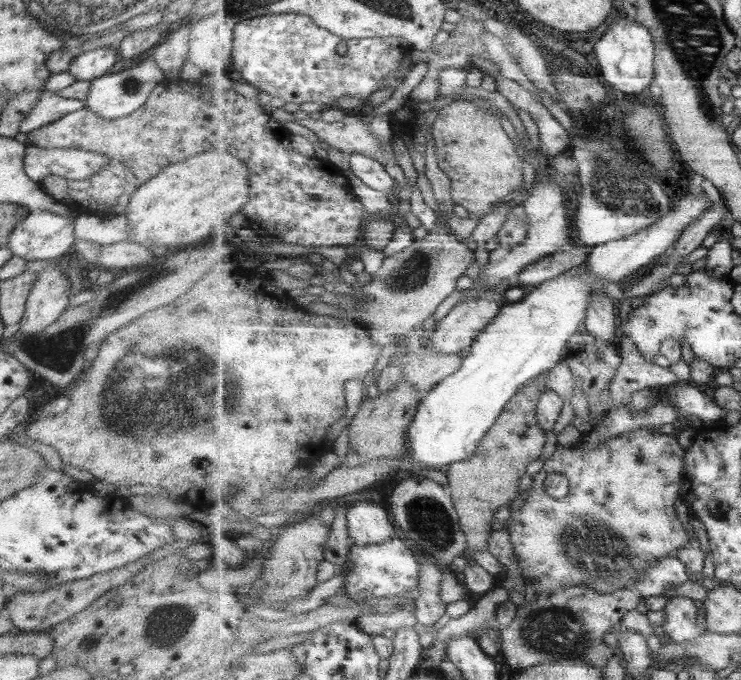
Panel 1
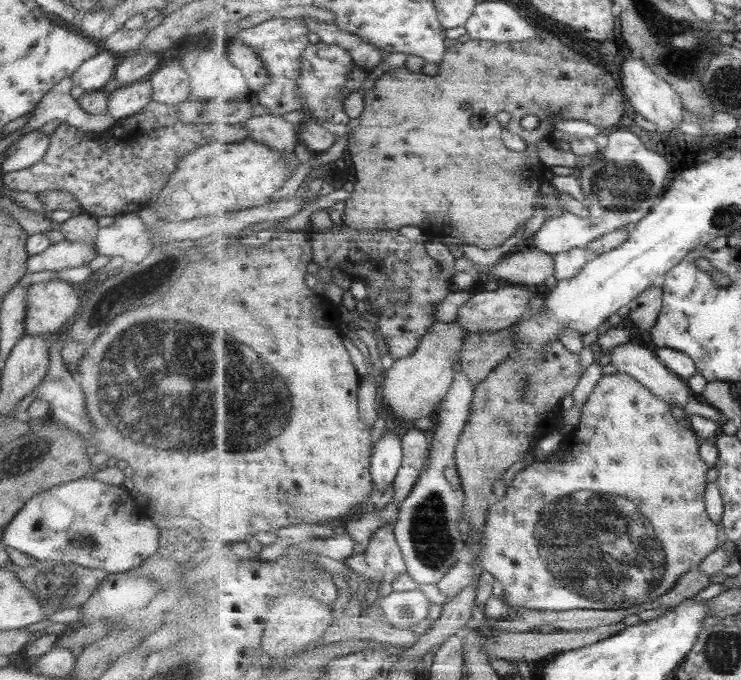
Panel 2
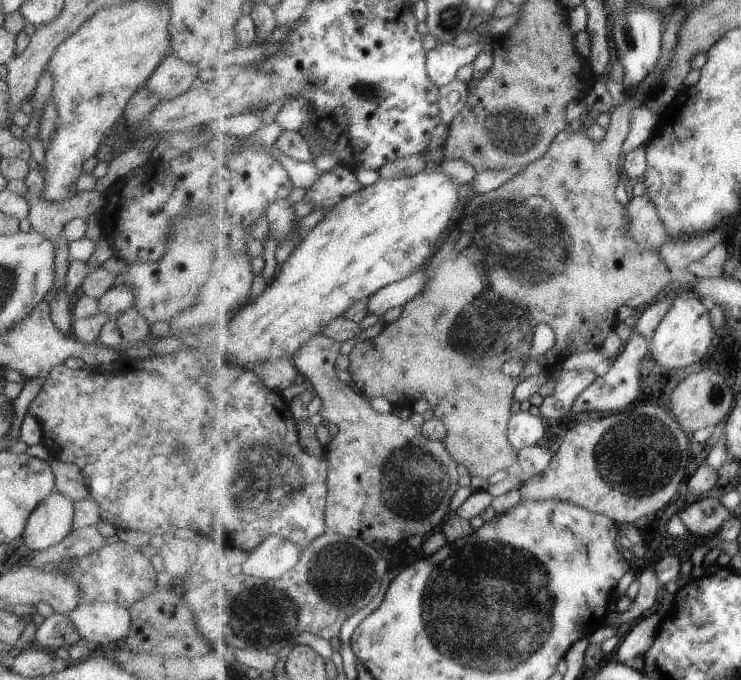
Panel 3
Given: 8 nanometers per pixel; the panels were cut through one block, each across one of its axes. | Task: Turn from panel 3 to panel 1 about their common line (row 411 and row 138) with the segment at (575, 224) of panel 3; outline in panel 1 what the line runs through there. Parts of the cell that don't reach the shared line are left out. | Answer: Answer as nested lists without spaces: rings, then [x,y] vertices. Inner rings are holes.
[[[457,100],[439,110],[430,139],[436,143],[439,166],[453,180],[454,204],[465,208],[471,216],[476,216],[477,219],[484,217],[499,200],[513,197],[523,188],[523,168],[526,162],[517,155],[517,148],[499,123],[499,116],[479,108],[475,102]]]

